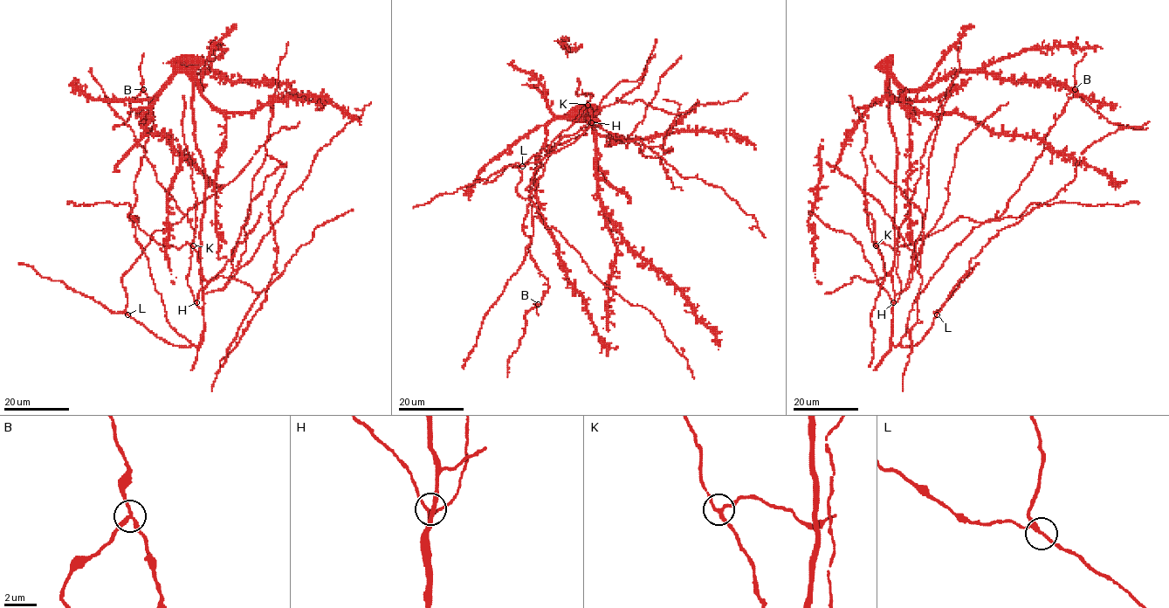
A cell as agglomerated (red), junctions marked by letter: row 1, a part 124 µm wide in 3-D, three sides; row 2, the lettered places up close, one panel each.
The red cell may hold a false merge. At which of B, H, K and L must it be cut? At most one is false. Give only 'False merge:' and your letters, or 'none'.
False merge: B

